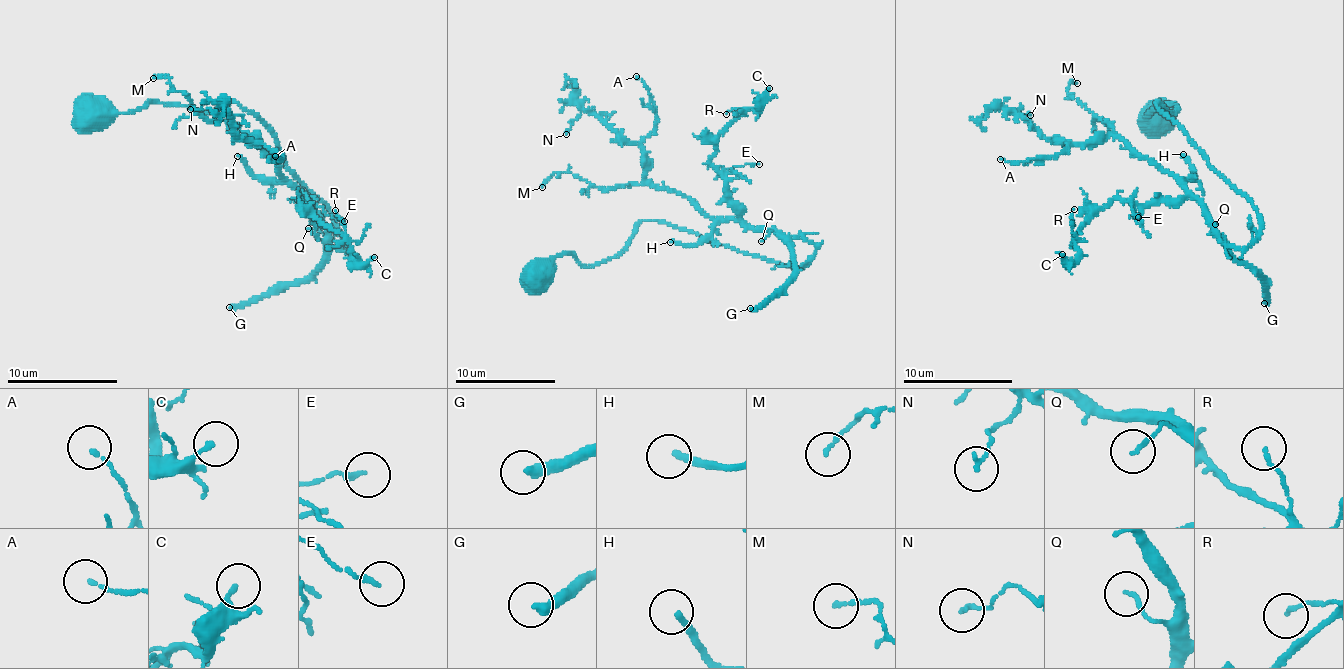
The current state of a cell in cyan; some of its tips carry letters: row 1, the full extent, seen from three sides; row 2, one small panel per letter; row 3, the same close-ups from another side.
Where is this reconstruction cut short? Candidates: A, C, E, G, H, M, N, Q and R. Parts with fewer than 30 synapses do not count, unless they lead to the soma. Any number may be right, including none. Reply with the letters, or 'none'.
G

